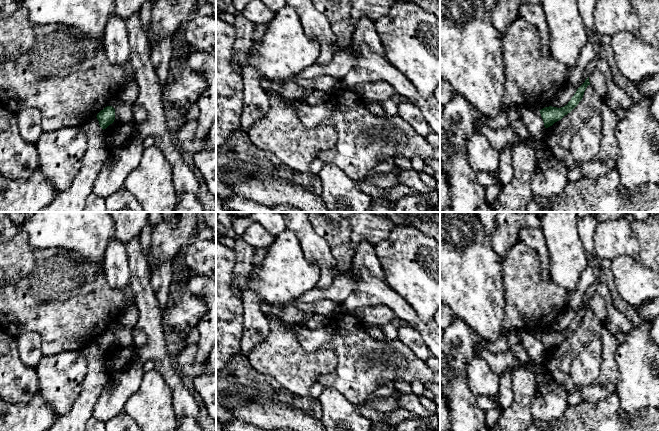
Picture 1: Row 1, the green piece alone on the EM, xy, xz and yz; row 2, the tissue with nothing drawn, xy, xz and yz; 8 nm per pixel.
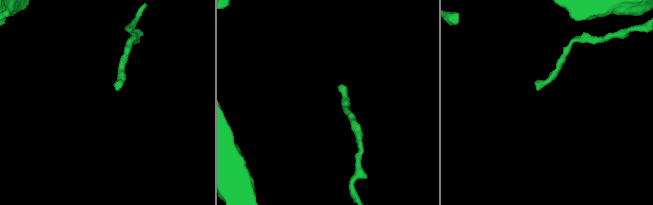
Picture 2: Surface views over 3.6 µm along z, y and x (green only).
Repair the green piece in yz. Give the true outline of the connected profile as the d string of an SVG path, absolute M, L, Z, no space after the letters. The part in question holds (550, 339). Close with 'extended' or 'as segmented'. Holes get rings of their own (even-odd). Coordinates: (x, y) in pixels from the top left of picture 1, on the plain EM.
M589 301L585 304L585 306L577 313L574 320L568 326L567 329L561 332L557 331L545 331L540 335L541 341L544 346L545 352L552 350L555 346L561 344L565 339L570 337L582 324L584 316L587 310L590 309Z; as segmented

